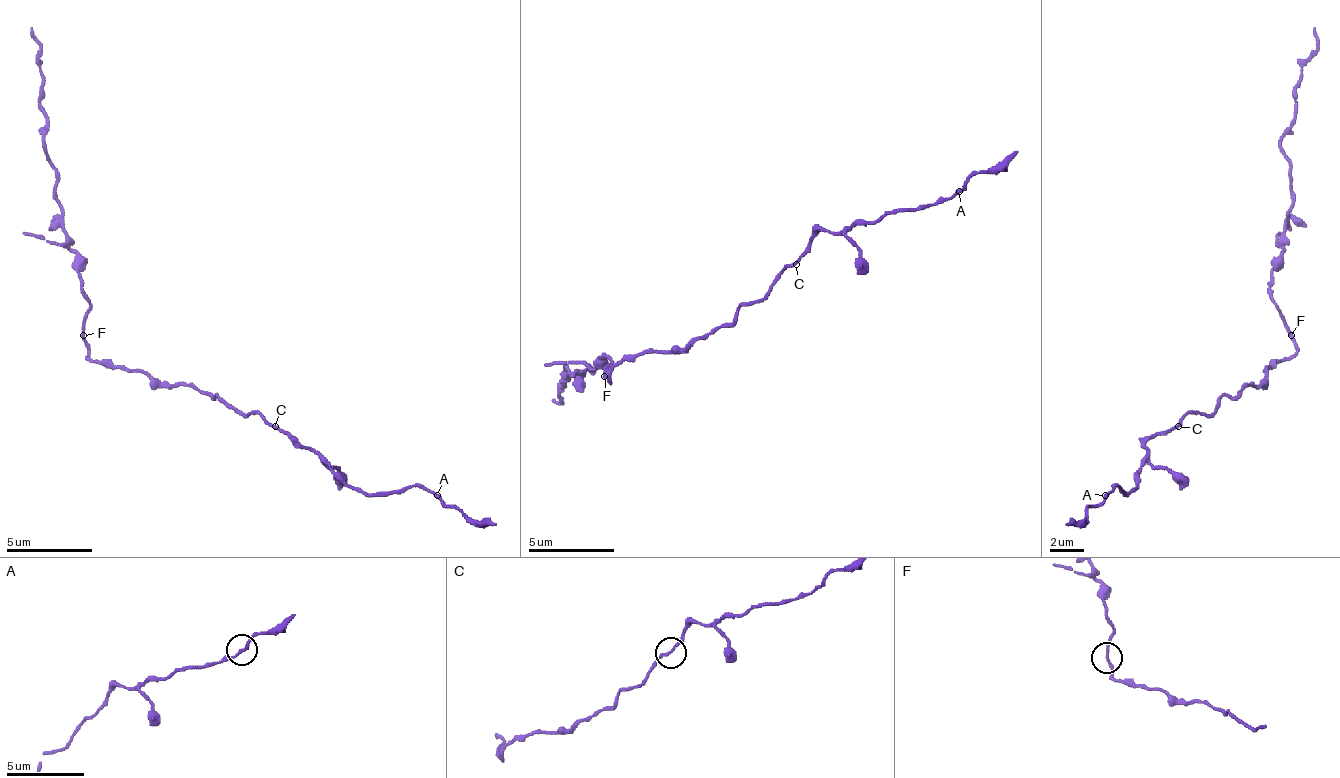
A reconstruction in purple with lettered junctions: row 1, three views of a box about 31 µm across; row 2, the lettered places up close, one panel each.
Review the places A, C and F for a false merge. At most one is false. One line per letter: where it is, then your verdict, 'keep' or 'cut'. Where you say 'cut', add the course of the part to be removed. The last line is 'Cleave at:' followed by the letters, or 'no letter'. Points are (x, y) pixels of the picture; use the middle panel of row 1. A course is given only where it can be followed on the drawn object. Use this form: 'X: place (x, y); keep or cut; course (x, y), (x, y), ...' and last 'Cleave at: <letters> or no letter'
A: place (959, 191); keep
C: place (796, 264); keep
F: place (604, 376); cut; course (603, 375), (612, 362), (603, 358), (582, 375), (565, 366), (560, 401), (552, 401)
Cleave at: F

